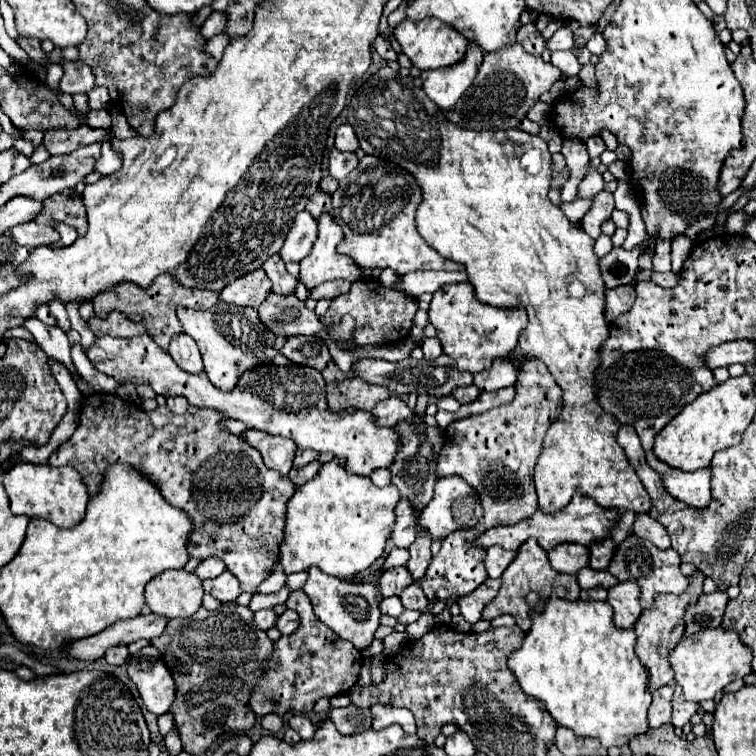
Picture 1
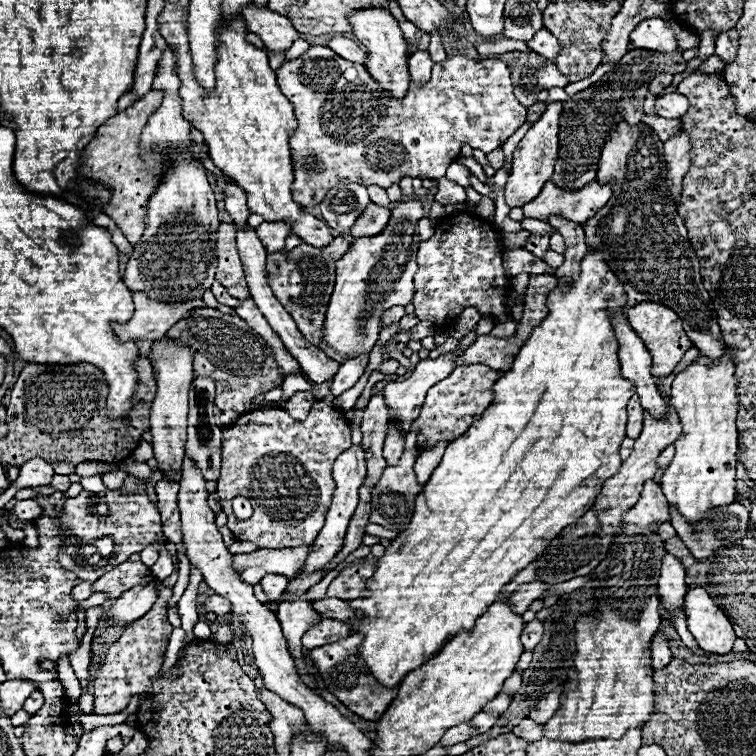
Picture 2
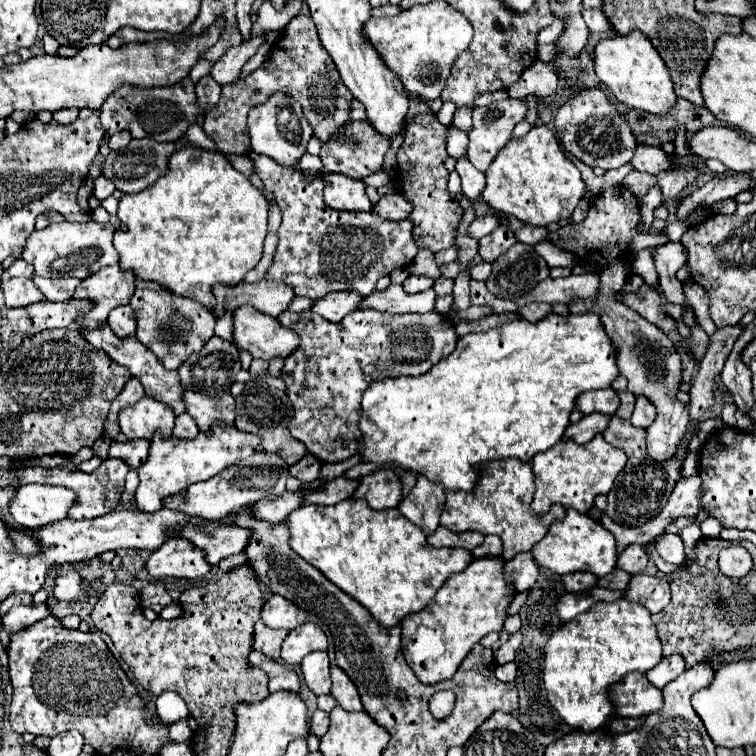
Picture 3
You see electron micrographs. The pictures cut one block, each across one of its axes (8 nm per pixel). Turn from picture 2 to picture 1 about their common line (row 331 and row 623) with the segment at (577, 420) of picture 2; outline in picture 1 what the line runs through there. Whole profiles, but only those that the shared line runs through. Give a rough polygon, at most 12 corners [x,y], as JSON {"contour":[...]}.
{"contour":[[550,596],[508,666],[604,748],[650,728],[648,670],[608,602]]}

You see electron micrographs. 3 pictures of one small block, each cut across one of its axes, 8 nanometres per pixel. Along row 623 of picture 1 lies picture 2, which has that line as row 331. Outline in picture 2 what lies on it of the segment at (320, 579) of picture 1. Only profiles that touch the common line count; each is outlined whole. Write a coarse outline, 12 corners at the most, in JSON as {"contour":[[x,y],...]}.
{"contour":[[416,196],[336,262],[320,350],[370,352],[414,296]]}

